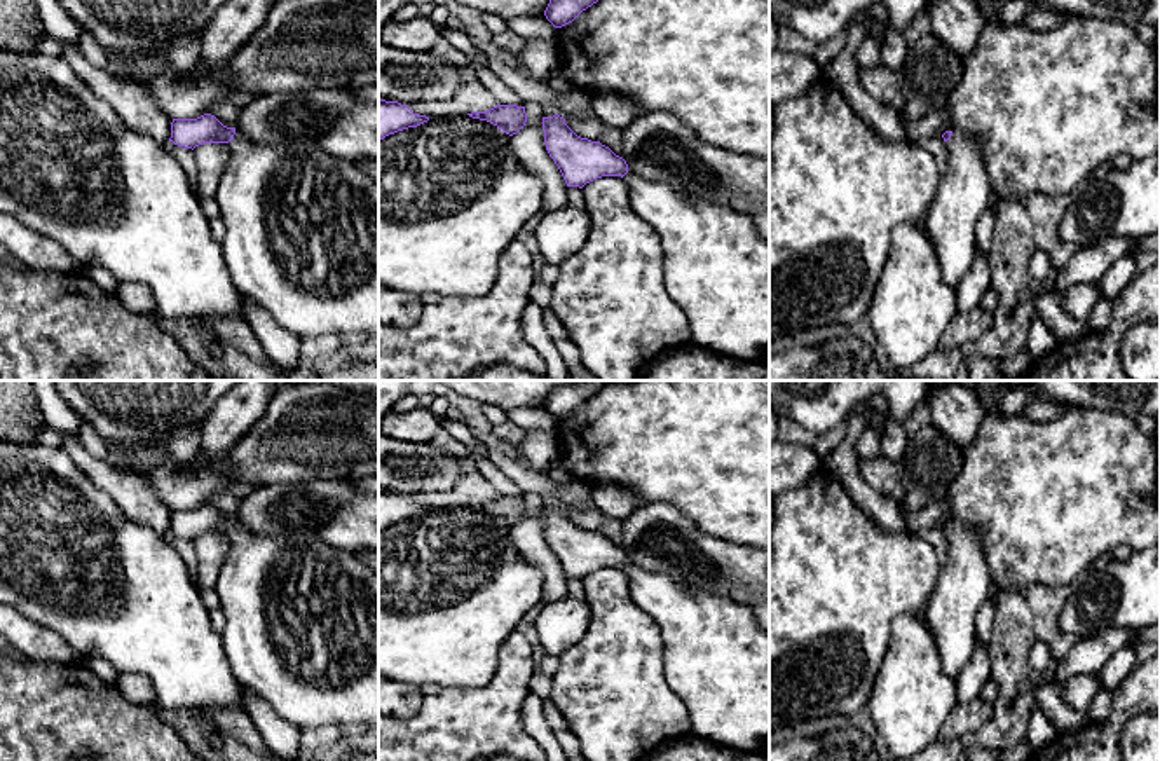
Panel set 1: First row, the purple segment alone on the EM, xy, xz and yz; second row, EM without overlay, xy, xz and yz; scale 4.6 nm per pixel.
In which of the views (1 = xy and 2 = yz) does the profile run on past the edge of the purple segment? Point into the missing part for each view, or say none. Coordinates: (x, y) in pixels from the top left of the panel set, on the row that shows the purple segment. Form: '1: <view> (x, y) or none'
1: xy (300, 239)
2: yz (963, 194)

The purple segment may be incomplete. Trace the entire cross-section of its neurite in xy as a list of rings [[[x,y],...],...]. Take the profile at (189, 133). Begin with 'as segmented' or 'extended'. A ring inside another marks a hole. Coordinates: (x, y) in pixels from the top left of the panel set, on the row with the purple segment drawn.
extended; [[[215,115],[173,119],[178,147],[225,143],[230,162],[215,194],[234,285],[297,337],[365,333],[379,340],[379,185],[356,164],[323,150],[256,145]]]

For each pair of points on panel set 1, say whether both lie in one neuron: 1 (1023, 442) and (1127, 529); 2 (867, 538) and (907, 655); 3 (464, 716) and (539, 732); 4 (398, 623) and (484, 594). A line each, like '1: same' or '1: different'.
1: same
2: different
3: different
4: same

